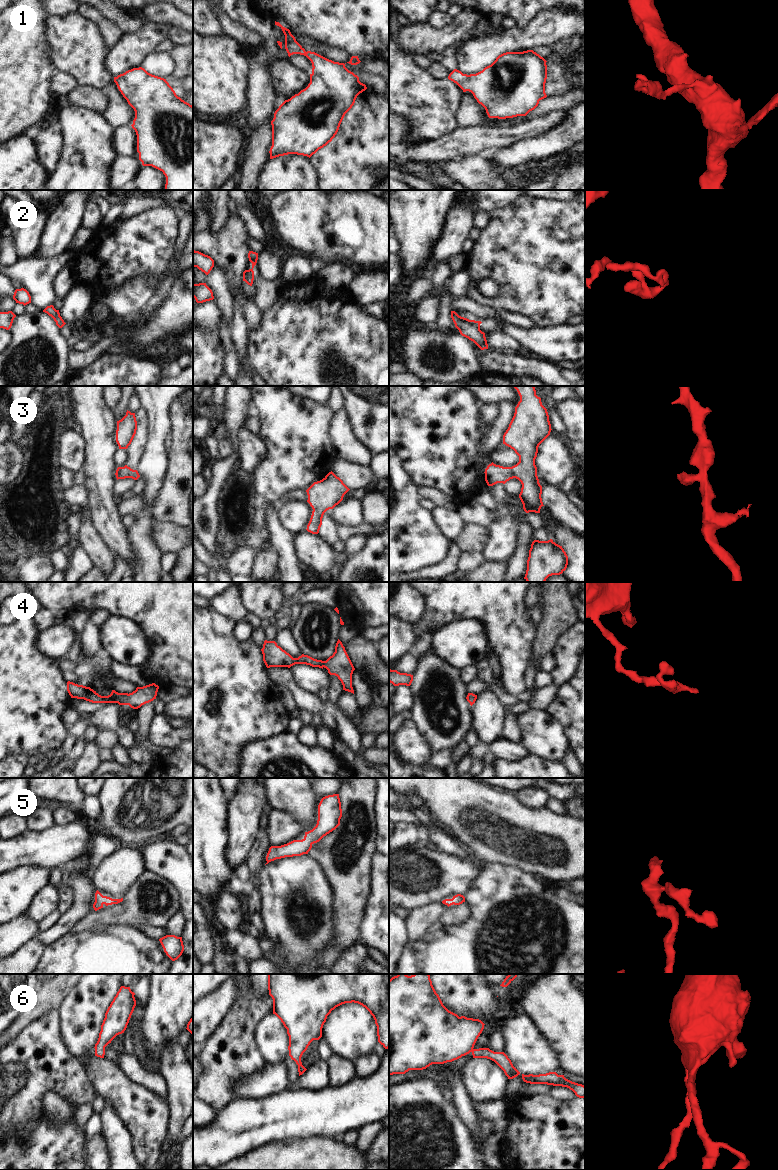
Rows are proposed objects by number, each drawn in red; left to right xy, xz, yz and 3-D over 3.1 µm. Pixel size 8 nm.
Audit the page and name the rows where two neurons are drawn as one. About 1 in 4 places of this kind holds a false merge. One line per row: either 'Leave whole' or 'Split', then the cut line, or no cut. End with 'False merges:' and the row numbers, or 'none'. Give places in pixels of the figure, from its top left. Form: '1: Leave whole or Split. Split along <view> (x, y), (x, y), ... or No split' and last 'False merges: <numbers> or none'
1: Leave whole. No split
2: Leave whole. No split
3: Leave whole. No split
4: Leave whole. No split
5: Leave whole. No split
6: Leave whole. No split
False merges: none

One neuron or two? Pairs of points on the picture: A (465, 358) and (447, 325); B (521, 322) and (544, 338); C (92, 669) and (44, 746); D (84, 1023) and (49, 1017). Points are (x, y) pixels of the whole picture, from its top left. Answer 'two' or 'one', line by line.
A: two
B: two
C: two
D: two

